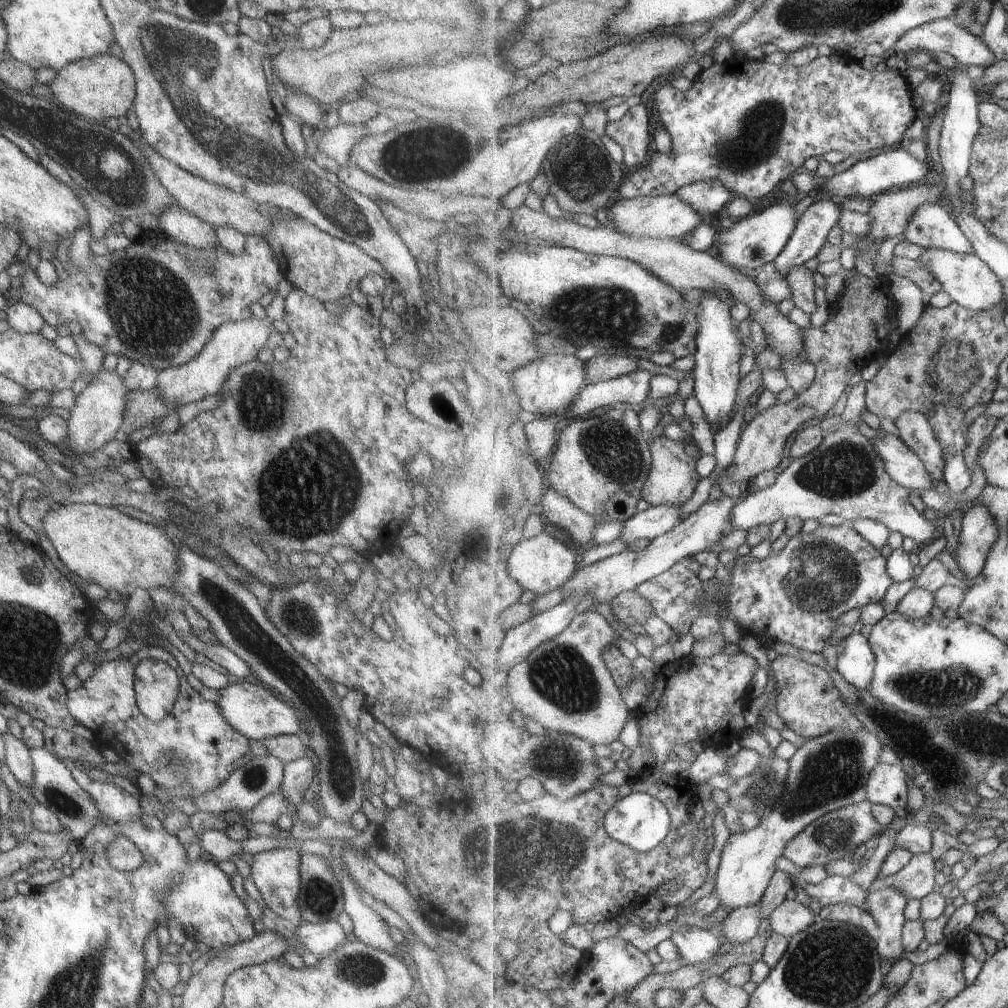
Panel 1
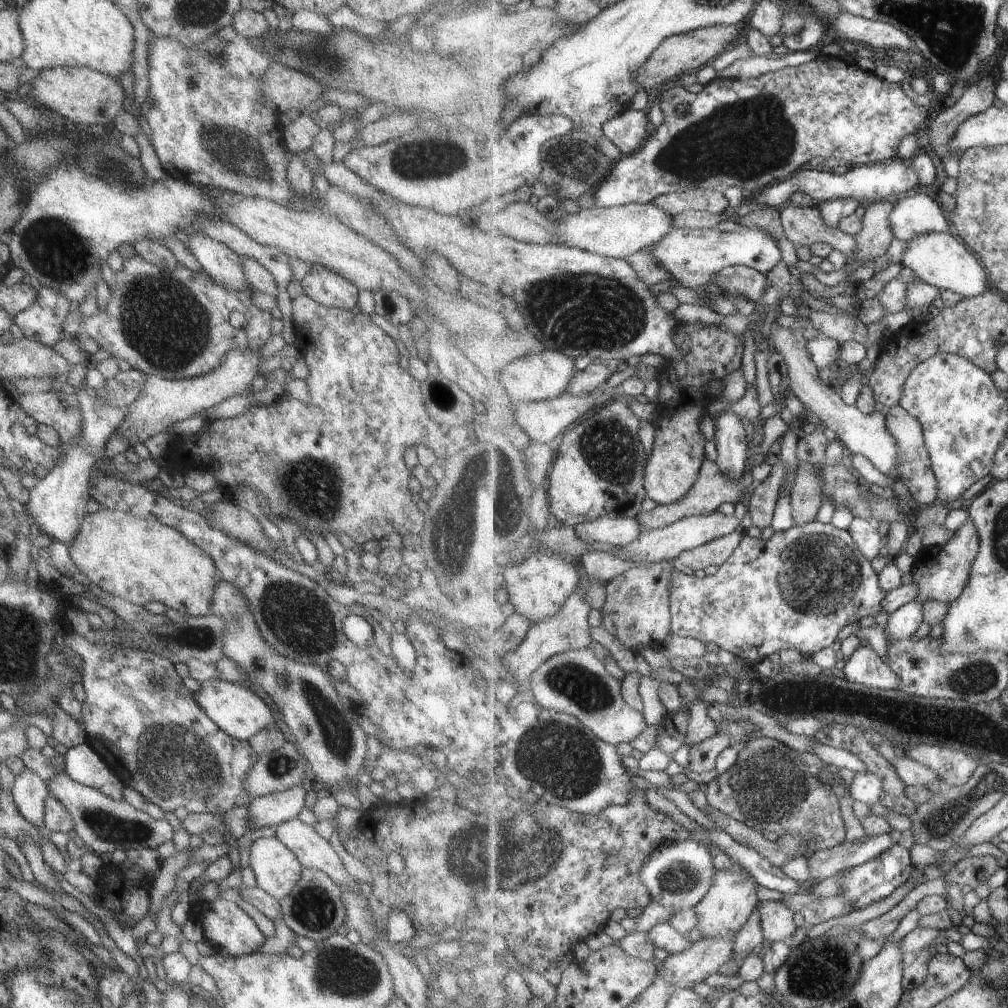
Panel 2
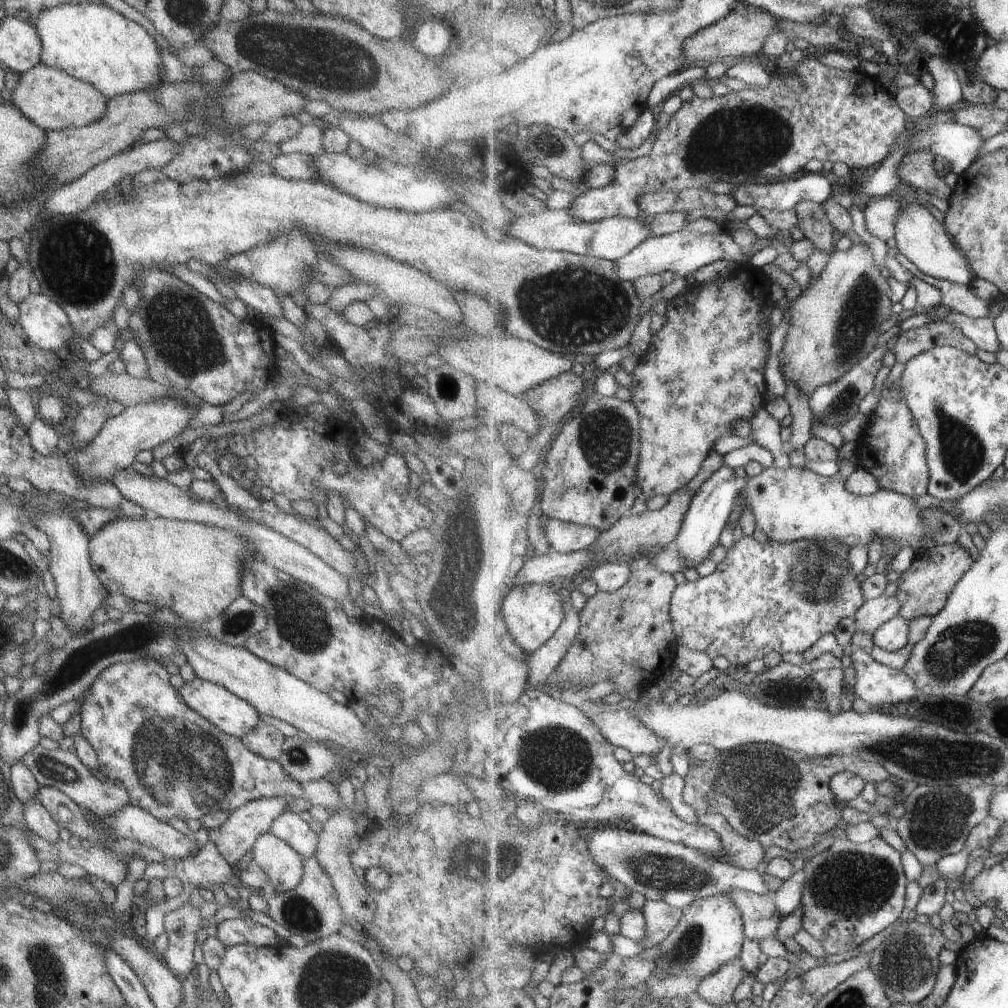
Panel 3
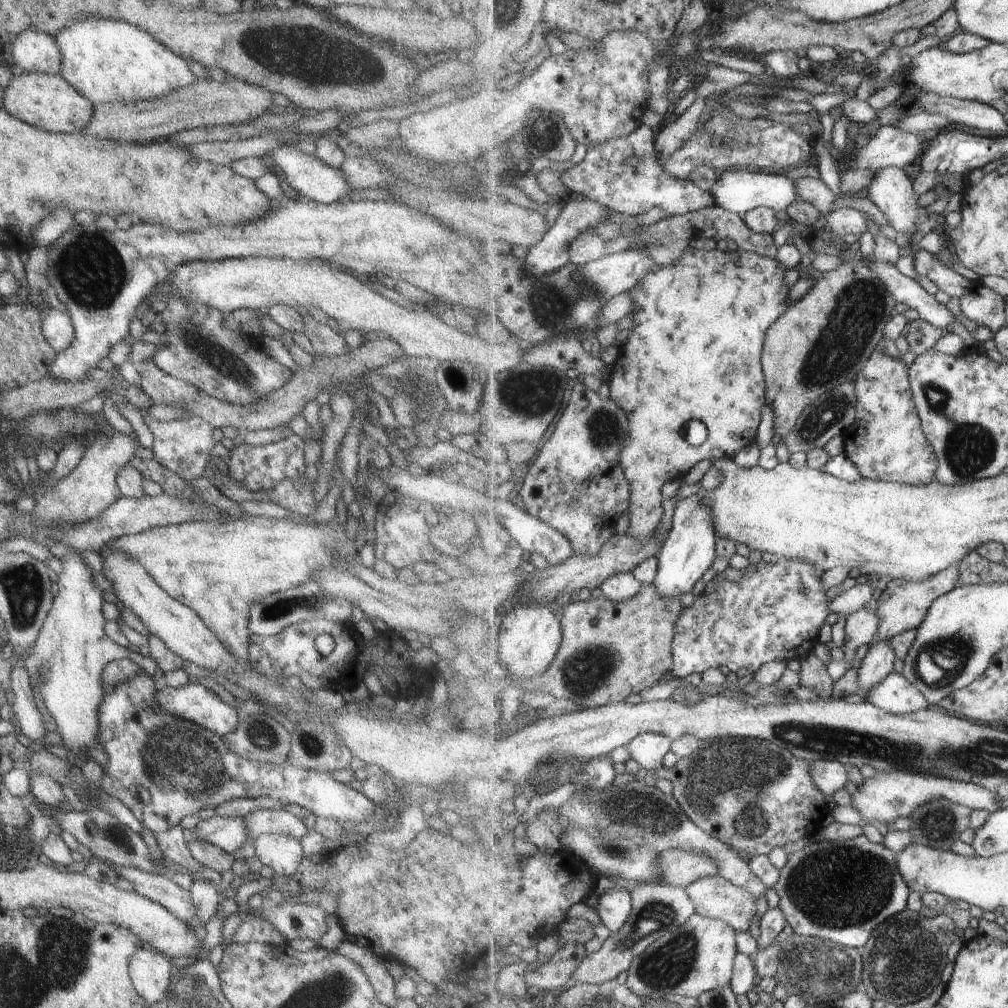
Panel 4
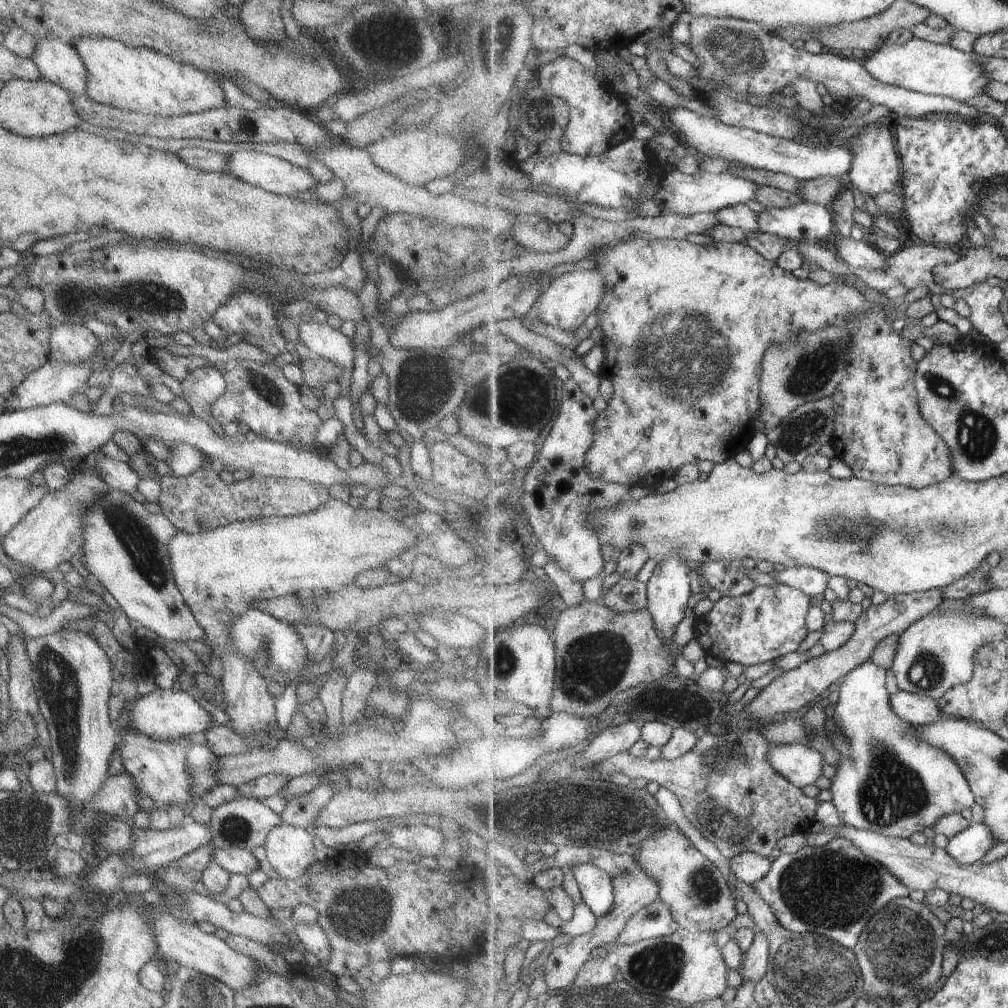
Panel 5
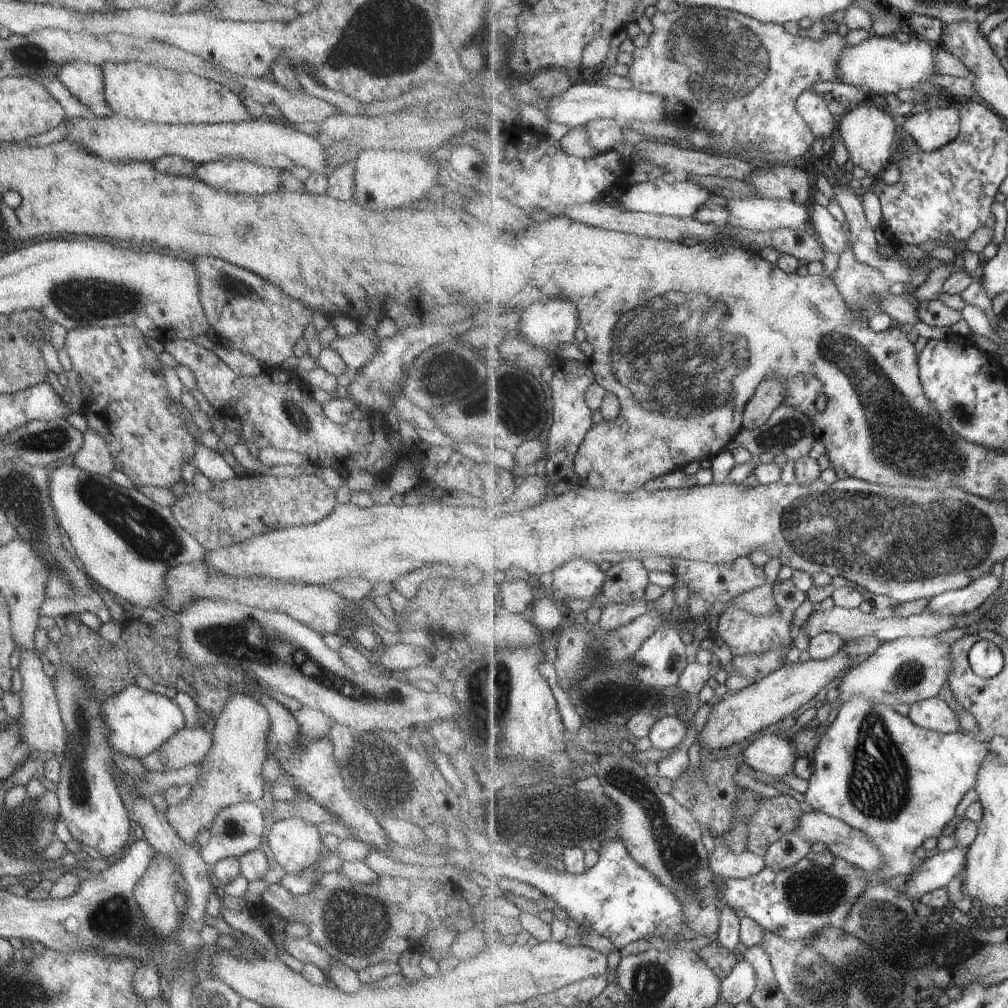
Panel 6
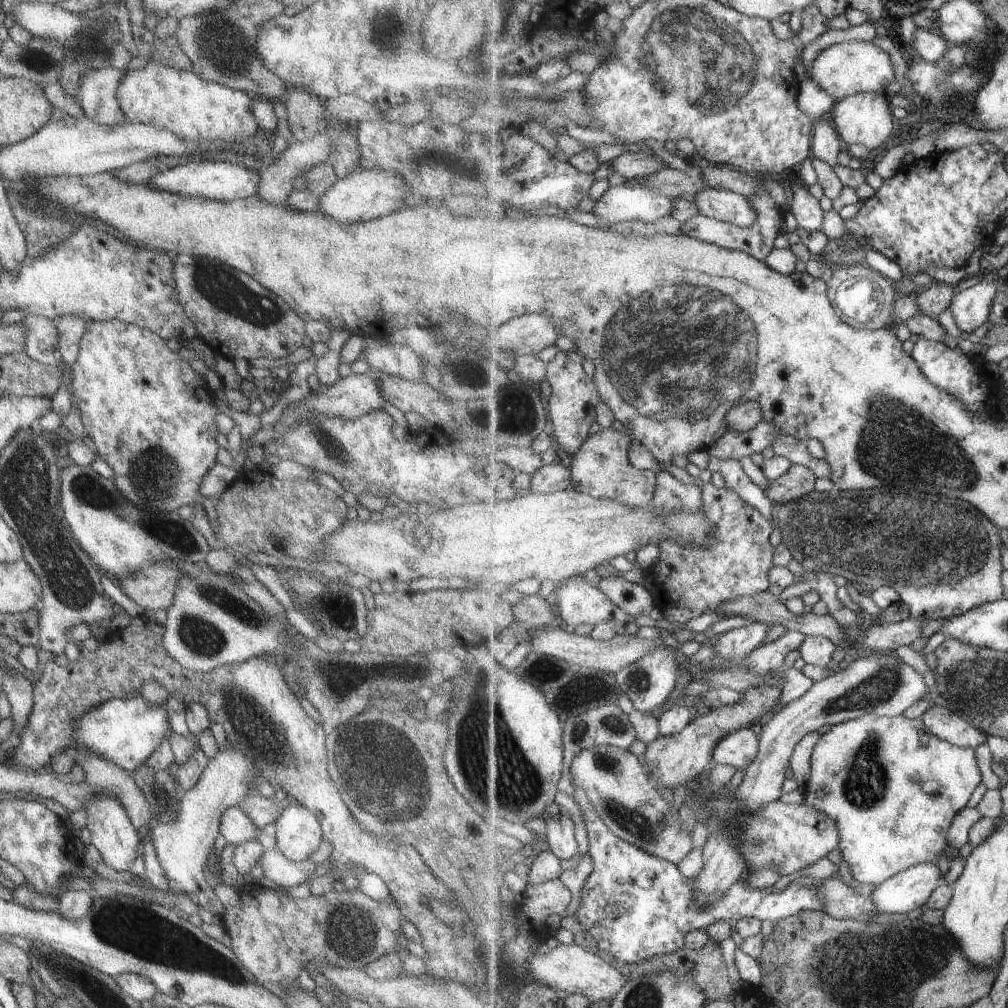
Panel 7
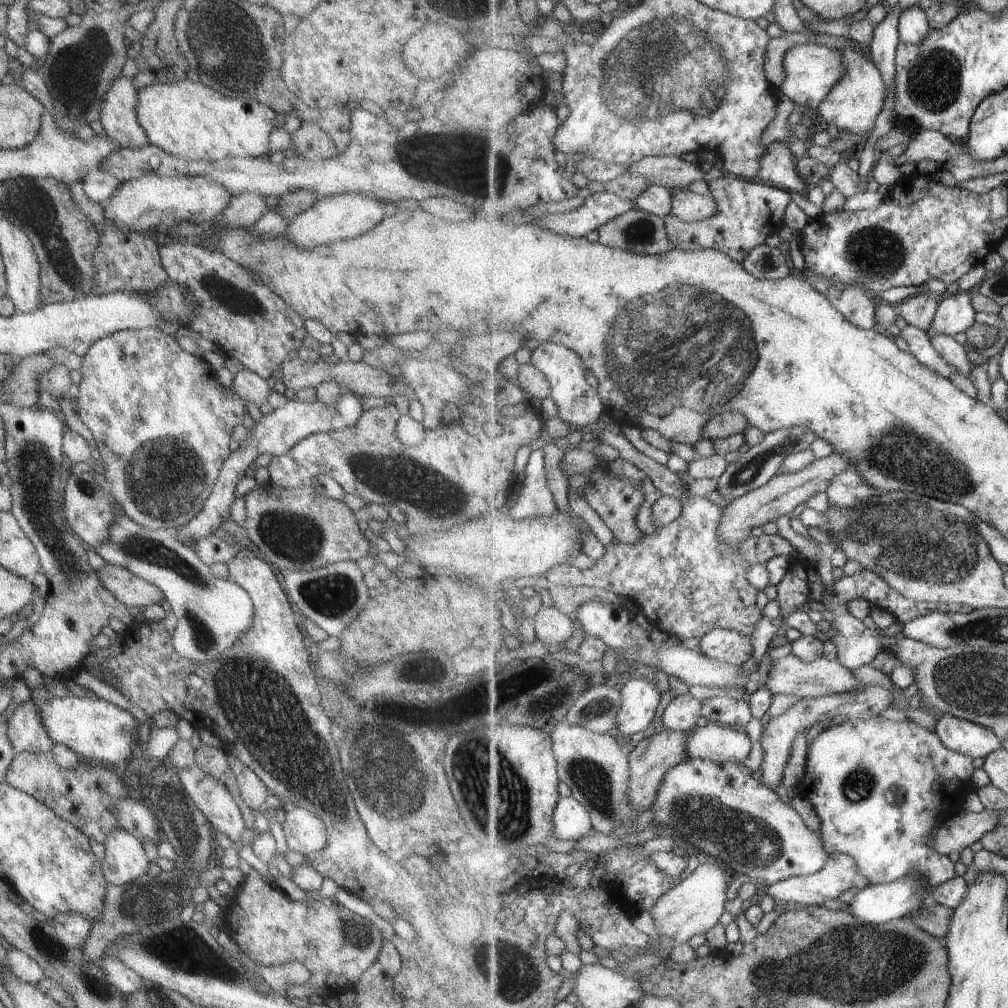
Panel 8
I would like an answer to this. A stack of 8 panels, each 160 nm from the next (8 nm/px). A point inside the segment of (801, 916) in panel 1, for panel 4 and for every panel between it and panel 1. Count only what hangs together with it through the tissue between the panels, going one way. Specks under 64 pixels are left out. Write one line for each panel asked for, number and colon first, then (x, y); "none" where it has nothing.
2: (778, 921)
3: (762, 918)
4: (715, 897)

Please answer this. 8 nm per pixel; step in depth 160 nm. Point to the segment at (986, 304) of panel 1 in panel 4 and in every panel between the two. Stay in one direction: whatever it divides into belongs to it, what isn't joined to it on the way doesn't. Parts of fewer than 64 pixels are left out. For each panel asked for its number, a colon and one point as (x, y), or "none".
2: (942, 260)
3: (921, 236)
4: (892, 192)

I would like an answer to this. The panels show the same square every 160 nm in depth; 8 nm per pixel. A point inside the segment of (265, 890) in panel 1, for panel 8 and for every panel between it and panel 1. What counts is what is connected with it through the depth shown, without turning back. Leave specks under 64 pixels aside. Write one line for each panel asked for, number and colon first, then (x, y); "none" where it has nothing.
2: (275, 869)
3: (283, 867)
4: (281, 854)
5: (289, 850)
6: (295, 844)
7: (297, 831)
8: (303, 832)

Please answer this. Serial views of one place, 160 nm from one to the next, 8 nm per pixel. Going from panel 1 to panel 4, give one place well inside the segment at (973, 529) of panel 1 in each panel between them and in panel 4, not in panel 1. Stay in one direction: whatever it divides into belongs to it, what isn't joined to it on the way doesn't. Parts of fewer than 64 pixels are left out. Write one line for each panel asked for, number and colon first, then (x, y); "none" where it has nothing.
2: (941, 572)
3: (924, 589)
4: (904, 605)

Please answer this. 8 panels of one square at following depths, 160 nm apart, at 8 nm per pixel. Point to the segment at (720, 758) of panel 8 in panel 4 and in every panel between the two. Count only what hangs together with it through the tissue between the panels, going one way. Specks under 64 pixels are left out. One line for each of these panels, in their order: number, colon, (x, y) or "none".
4: (830, 776)
5: (802, 765)
6: (770, 754)
7: (740, 748)

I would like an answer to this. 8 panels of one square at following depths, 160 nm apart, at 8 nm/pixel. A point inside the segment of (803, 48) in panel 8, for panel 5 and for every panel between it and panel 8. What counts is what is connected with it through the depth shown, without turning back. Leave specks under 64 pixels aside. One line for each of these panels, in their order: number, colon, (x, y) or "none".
5: (920, 65)
6: (881, 65)
7: (843, 69)

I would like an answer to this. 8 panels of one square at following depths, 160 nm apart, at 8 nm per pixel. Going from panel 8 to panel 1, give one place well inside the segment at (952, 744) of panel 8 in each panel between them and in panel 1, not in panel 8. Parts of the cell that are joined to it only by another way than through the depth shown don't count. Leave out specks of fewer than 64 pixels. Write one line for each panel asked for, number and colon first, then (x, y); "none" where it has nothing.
1: (856, 660)
2: (865, 667)
3: (880, 686)
4: (897, 695)
5: (919, 710)
6: (934, 713)
7: (946, 725)

